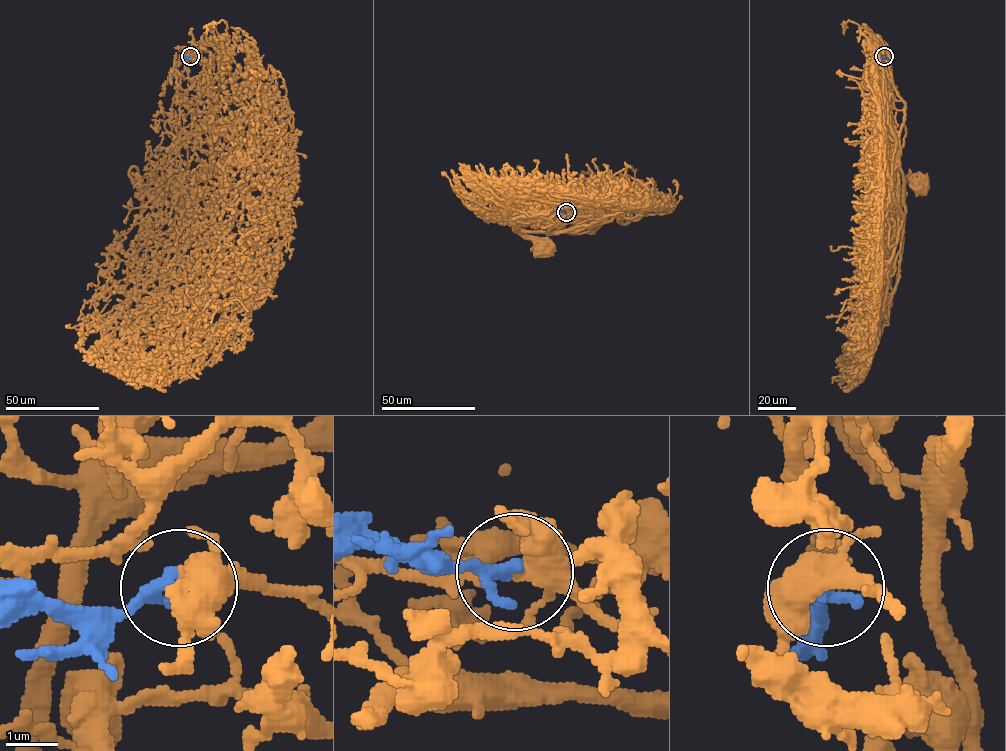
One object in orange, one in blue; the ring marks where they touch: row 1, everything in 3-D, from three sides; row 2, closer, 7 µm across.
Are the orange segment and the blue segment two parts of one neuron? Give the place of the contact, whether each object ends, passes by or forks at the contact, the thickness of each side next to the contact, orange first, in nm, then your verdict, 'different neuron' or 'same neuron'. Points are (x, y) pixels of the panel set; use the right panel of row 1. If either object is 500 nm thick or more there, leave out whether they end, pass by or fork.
(884, 56) | orange forks | blue ends | 320/280 nm | same neuron

